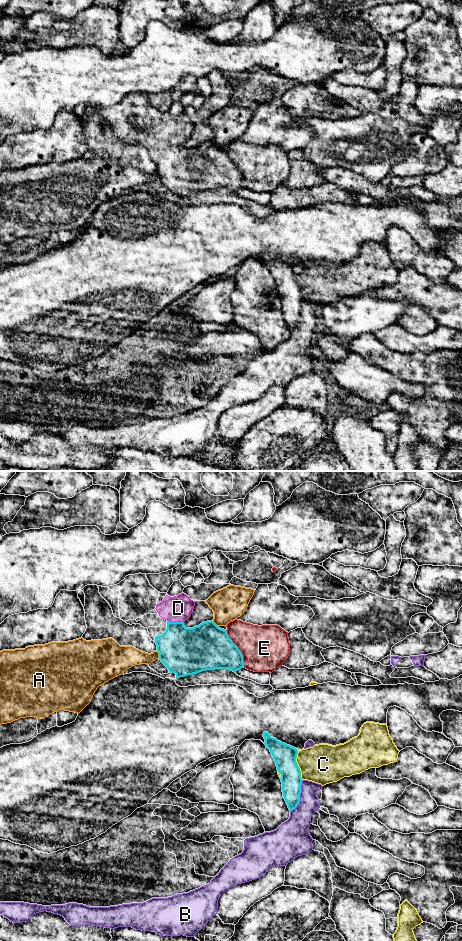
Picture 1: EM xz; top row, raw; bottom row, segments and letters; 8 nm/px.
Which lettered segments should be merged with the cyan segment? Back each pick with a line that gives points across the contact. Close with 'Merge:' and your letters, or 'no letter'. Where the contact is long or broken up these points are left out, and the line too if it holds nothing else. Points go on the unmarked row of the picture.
D: way xz (184, 171), (177, 162), (175, 142), (175, 131), (178, 128)
Merge: D

